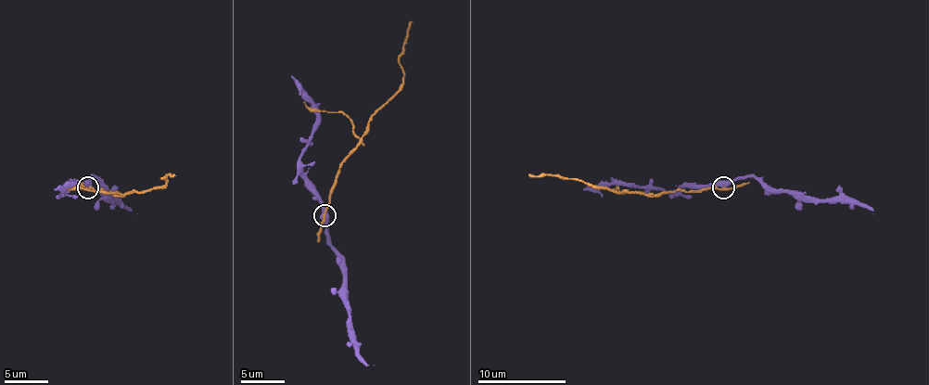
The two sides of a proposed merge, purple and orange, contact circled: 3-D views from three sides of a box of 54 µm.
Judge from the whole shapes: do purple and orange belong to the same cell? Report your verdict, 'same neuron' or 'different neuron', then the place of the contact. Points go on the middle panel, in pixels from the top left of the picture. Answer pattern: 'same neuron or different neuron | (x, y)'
different neuron | (324, 215)

